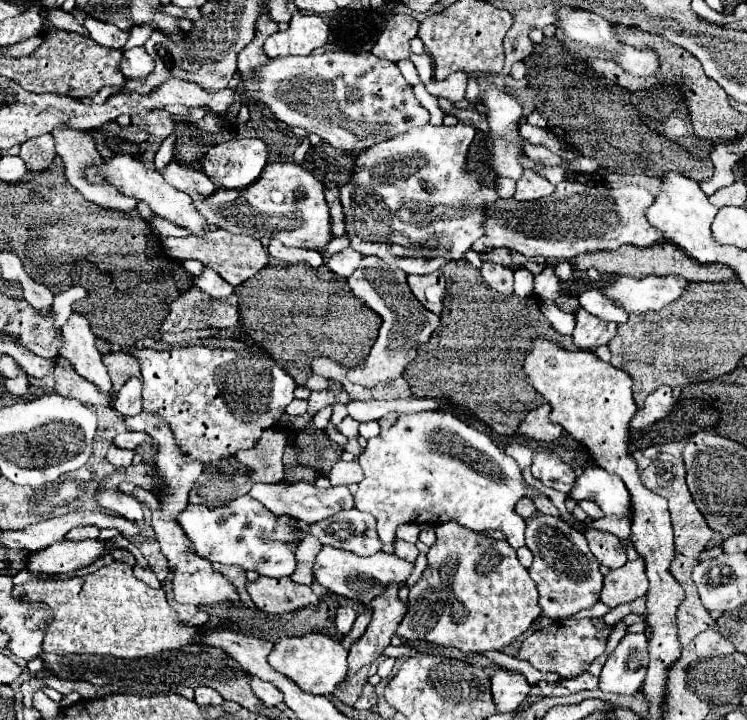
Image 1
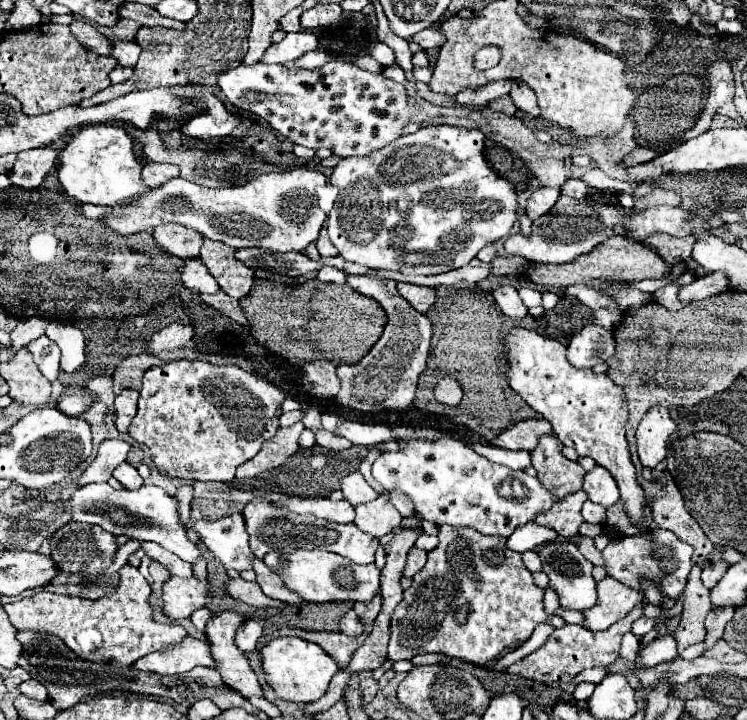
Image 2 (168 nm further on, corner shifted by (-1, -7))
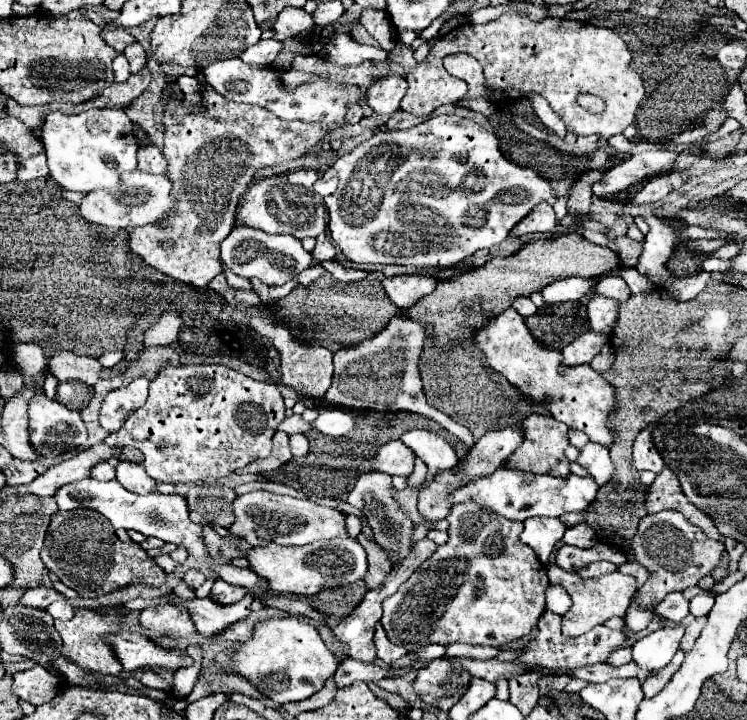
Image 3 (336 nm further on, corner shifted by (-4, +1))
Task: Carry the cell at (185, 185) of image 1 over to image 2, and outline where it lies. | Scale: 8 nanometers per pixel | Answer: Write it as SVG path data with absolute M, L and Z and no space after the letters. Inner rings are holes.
M148 162L148 164L142 168L142 182L146 182L146 186L150 186L150 188L160 186L160 184L164 184L166 180L176 178L176 176L180 176L180 170L178 170L178 166L172 166L172 164Z

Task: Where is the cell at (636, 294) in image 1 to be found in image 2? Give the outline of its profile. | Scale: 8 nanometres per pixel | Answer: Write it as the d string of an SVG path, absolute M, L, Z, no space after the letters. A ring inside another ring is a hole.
M710 272L706 276L700 276L696 278L692 284L688 286L682 286L680 290L680 298L690 302L690 300L704 300L708 296L714 296L714 294L722 294L726 290L730 290L730 280L726 278L726 274L722 272Z

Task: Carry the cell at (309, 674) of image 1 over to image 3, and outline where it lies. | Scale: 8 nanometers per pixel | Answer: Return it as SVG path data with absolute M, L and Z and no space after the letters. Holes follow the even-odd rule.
M299 618L261 620L249 642L243 642L237 650L219 654L217 662L223 670L237 670L249 678L267 698L279 704L311 698L323 688L325 680L333 676L339 666L329 648L323 644L319 632Z

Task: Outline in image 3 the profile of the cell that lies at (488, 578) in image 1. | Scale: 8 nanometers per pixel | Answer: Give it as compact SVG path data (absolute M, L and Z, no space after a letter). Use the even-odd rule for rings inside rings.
M473 504L453 506L447 522L449 540L443 546L437 546L437 550L413 572L413 576L401 584L399 590L389 596L389 600L383 602L381 624L387 632L387 638L411 652L427 644L453 642L499 648L507 642L527 636L545 612L545 590L549 580L537 554L519 542L523 524L497 518L497 514L489 514Z

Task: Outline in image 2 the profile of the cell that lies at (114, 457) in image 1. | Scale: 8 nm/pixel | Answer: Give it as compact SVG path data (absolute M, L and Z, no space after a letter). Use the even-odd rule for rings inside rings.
M122 462L122 464L114 470L114 478L116 478L124 488L130 488L130 490L140 488L140 486L144 484L144 480L140 478L138 470L136 470L132 464L128 464L128 462Z

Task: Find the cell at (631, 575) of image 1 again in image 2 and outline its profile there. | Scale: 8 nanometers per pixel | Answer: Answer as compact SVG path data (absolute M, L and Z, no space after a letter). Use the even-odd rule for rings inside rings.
M612 576L600 580L596 584L596 590L598 590L598 602L590 610L582 612L584 614L582 626L592 632L606 630L644 600L642 592L628 588L626 584L614 580Z

